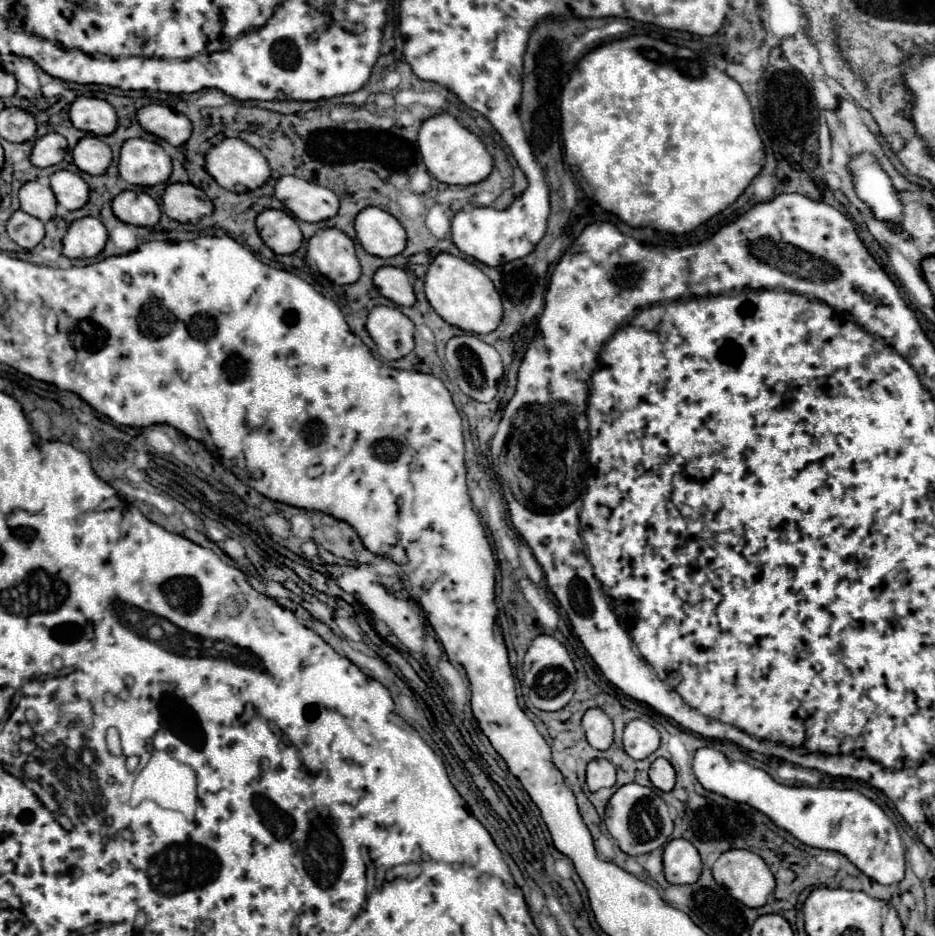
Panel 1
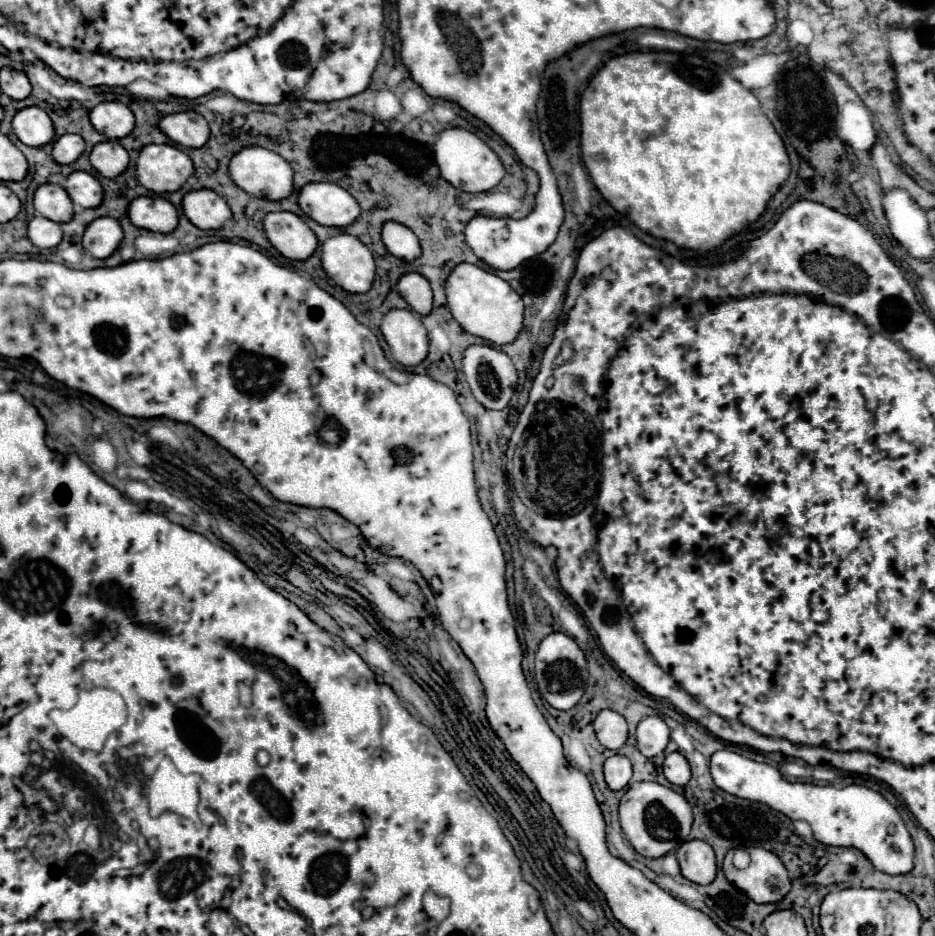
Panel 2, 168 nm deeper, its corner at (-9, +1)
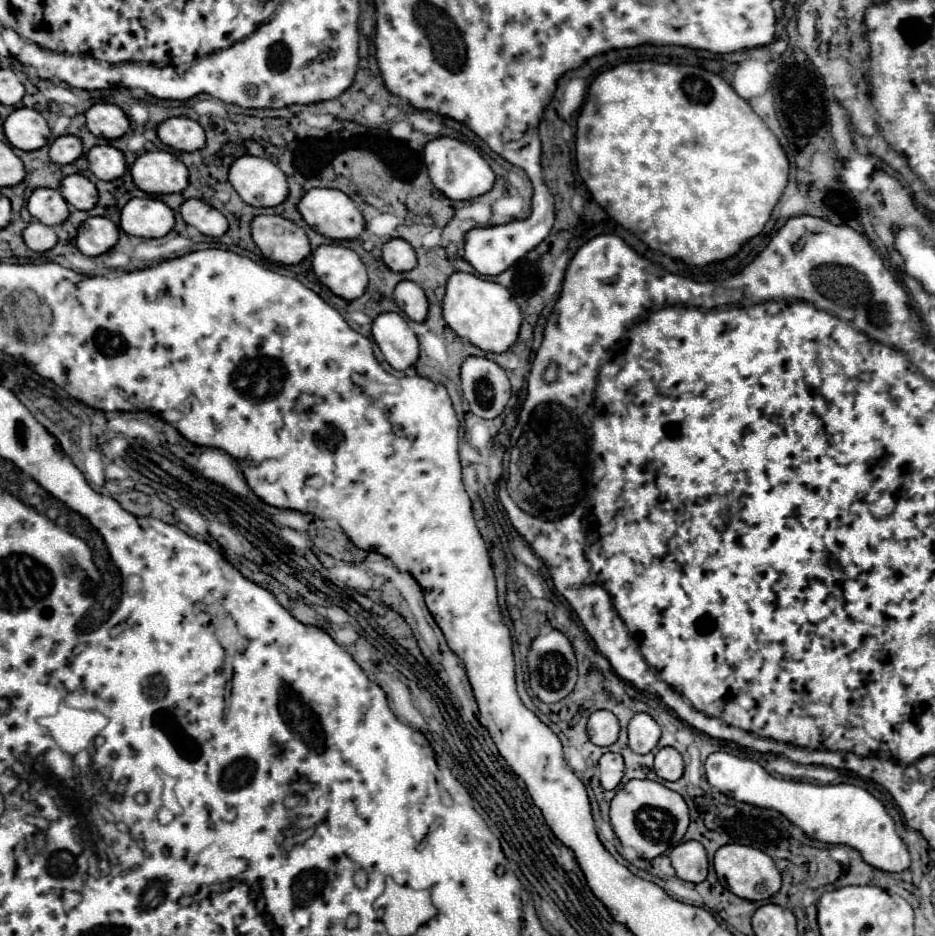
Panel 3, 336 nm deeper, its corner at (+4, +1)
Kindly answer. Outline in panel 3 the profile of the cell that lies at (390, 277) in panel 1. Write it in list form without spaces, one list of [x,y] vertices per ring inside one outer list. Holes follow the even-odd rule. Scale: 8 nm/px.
[[[401,281],[395,287],[395,303],[399,305],[399,309],[411,319],[411,321],[425,321],[427,311],[429,311],[429,303],[427,297],[423,293],[423,289],[413,283],[413,281]]]

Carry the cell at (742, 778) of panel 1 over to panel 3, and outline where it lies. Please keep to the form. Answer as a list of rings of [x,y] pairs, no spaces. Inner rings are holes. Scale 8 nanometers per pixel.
[[[717,751],[707,757],[705,773],[709,785],[727,797],[755,807],[775,809],[791,823],[801,827],[811,839],[849,845],[857,849],[869,865],[881,871],[905,871],[911,863],[907,845],[895,831],[893,817],[879,799],[857,785],[817,785],[777,779],[769,775],[759,763],[751,759],[739,759],[725,751]]]

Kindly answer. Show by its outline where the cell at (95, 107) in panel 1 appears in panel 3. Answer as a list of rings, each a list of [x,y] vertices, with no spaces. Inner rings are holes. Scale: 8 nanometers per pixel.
[[[97,103],[87,113],[87,129],[95,137],[103,139],[119,139],[129,129],[129,119],[121,107],[113,103]]]

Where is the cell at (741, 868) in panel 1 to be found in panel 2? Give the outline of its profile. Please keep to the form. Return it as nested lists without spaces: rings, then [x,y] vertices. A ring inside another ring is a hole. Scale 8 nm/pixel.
[[[750,847],[748,849],[752,863],[738,871],[732,865],[732,851],[726,853],[724,857],[724,875],[726,879],[742,889],[754,903],[778,903],[788,891],[790,891],[790,877],[782,861],[760,847]],[[778,883],[778,887],[774,887]]]

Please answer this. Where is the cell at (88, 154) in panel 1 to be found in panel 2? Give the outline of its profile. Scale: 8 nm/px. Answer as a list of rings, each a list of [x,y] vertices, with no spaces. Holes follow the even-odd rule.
[[[102,141],[90,151],[92,167],[104,177],[116,177],[128,167],[128,151],[118,141]]]

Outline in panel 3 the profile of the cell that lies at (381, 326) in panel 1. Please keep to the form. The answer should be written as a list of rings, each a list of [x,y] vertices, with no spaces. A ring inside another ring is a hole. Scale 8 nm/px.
[[[381,313],[375,319],[373,339],[379,345],[385,361],[397,371],[405,371],[419,357],[417,335],[407,325],[407,319],[399,313]]]

